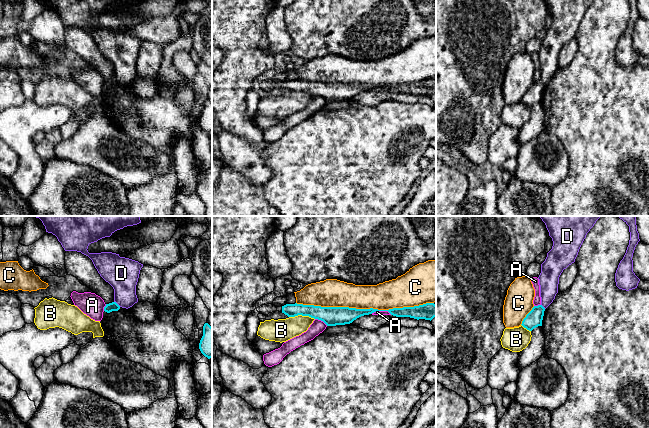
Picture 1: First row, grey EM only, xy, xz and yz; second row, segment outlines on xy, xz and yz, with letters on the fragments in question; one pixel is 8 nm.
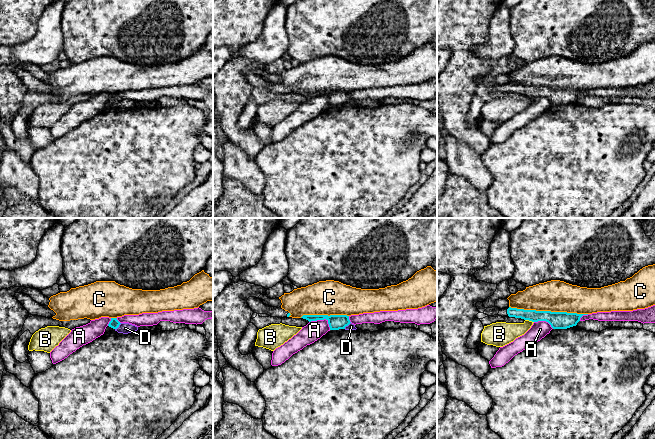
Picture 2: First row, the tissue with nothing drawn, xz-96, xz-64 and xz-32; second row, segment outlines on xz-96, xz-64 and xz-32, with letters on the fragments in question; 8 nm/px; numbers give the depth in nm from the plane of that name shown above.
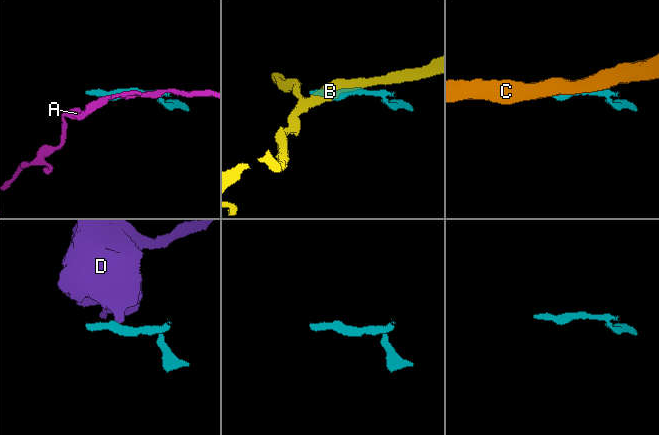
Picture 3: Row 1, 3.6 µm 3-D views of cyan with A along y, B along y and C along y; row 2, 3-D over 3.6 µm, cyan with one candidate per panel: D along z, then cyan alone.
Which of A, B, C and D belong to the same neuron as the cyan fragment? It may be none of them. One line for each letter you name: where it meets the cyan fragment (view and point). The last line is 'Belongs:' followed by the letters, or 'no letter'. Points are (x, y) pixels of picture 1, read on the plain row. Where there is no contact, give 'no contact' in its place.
Belongs: no letter

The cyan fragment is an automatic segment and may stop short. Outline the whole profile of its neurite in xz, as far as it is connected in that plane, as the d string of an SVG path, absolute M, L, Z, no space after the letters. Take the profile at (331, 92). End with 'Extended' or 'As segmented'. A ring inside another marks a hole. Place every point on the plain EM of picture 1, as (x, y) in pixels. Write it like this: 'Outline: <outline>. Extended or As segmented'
Outline: M297 79L282 82L282 89L288 93L295 93L298 91L309 92L323 97L327 102L350 100L357 94L372 90L376 87L388 87L391 91L396 93L410 93L417 96L425 95L431 97L436 93L436 81L434 79L426 79L414 83L393 84L389 86L321 83Z. As segmented

